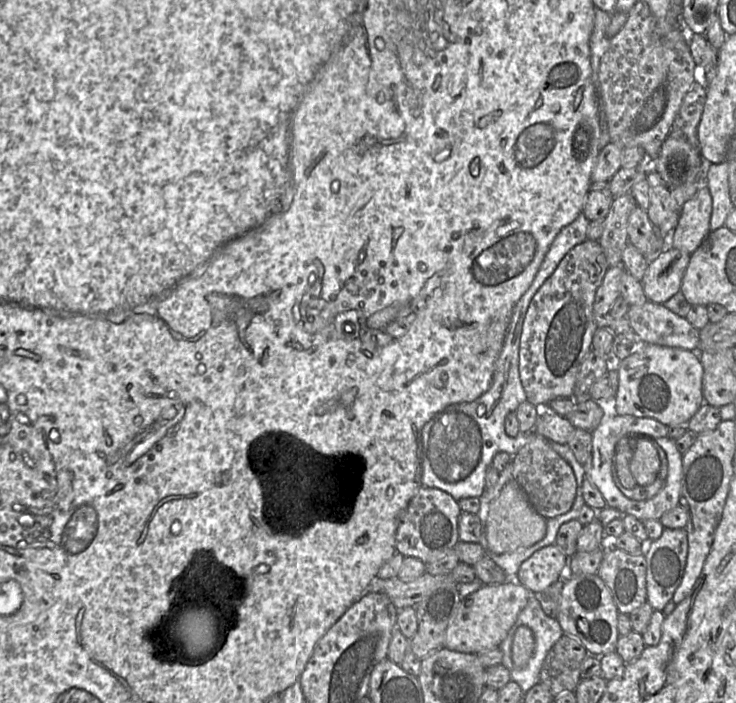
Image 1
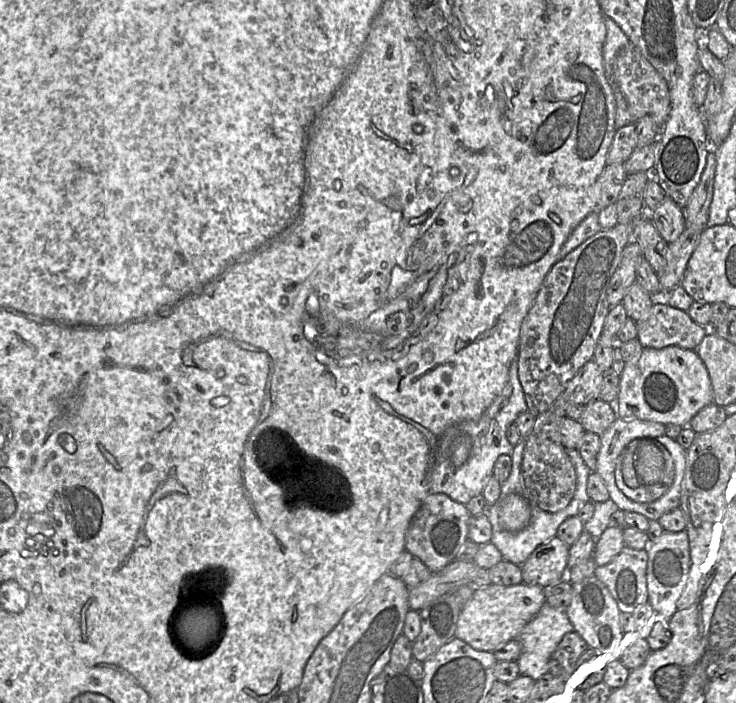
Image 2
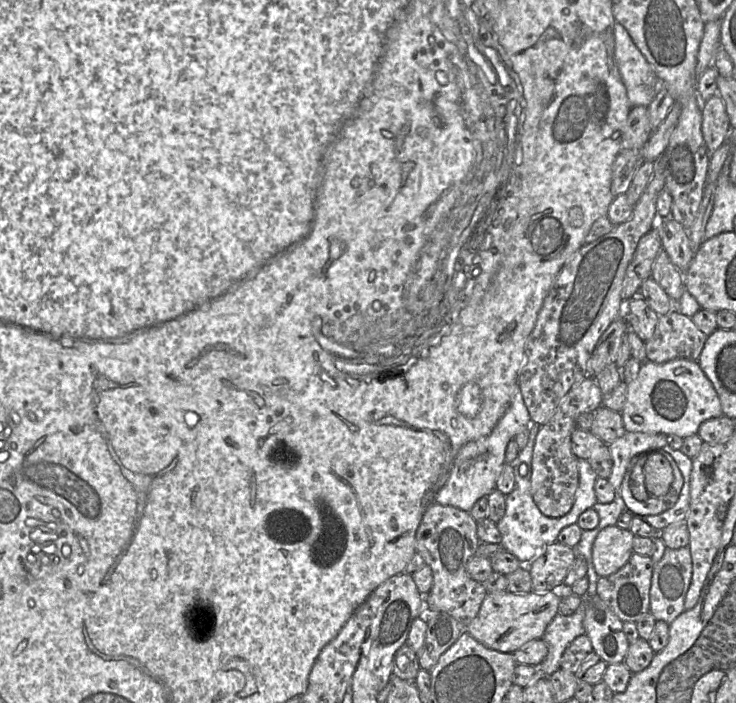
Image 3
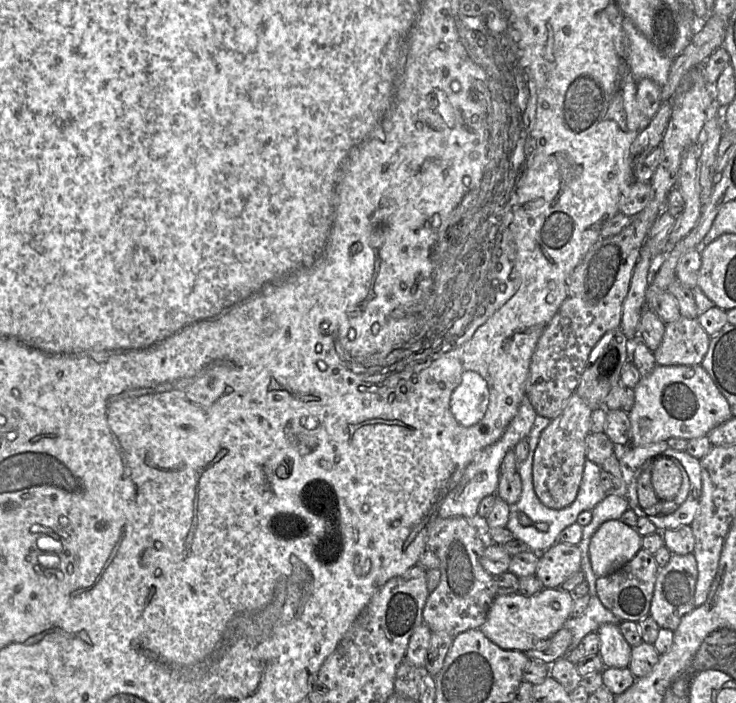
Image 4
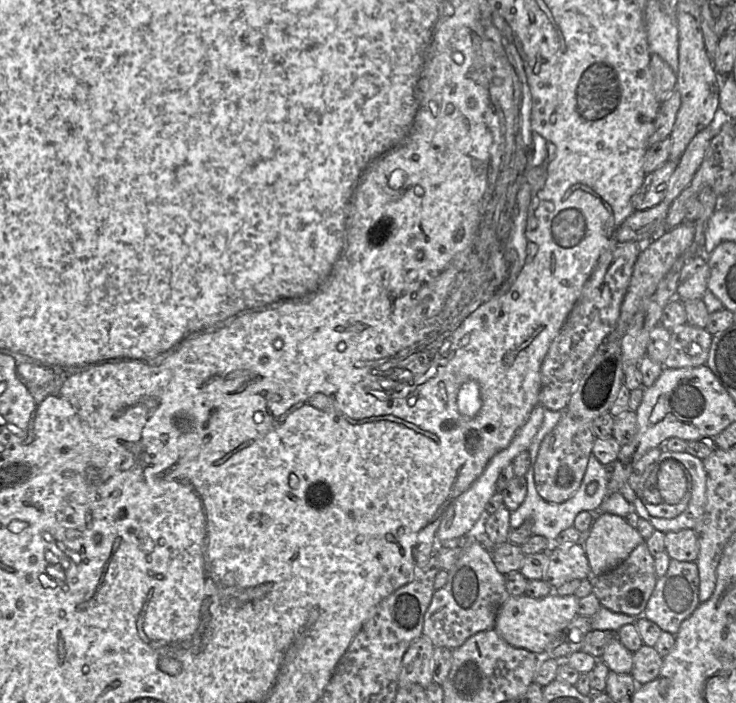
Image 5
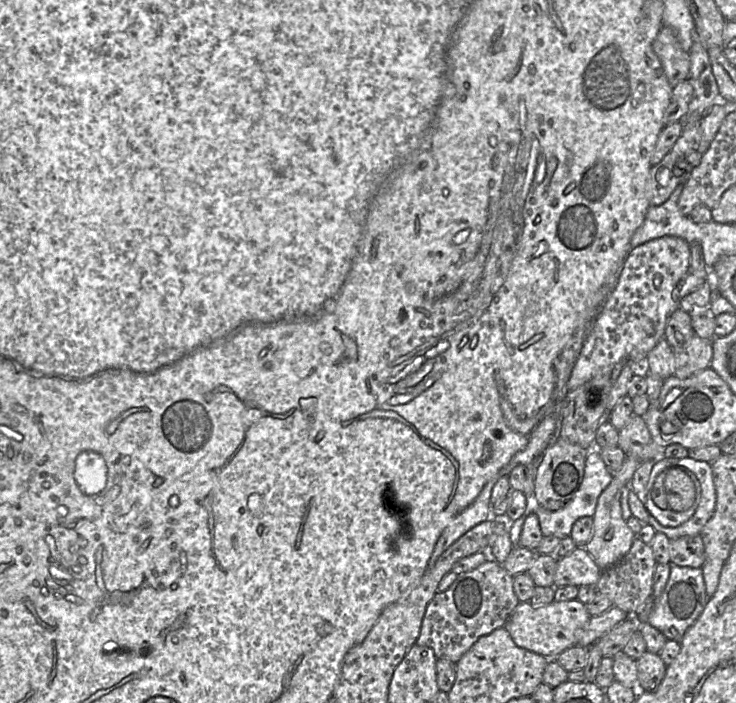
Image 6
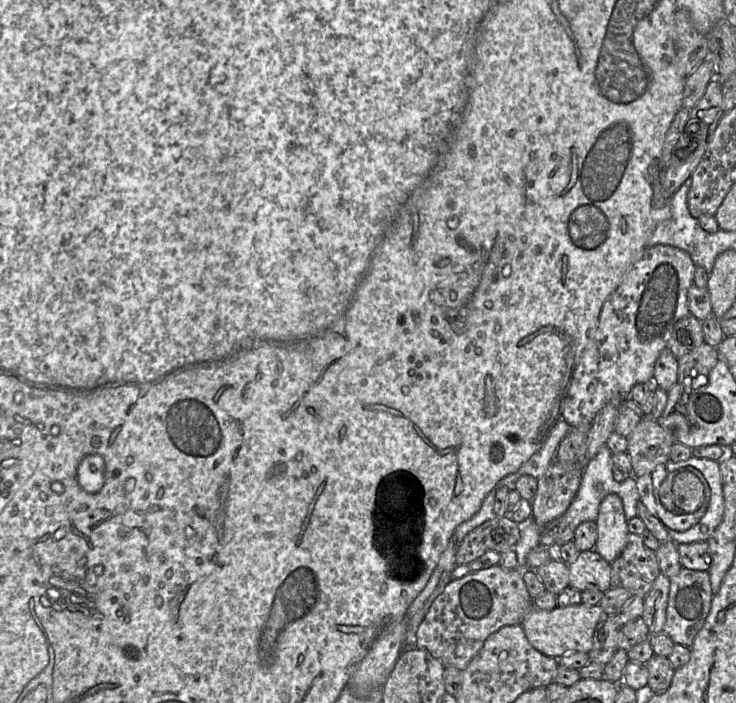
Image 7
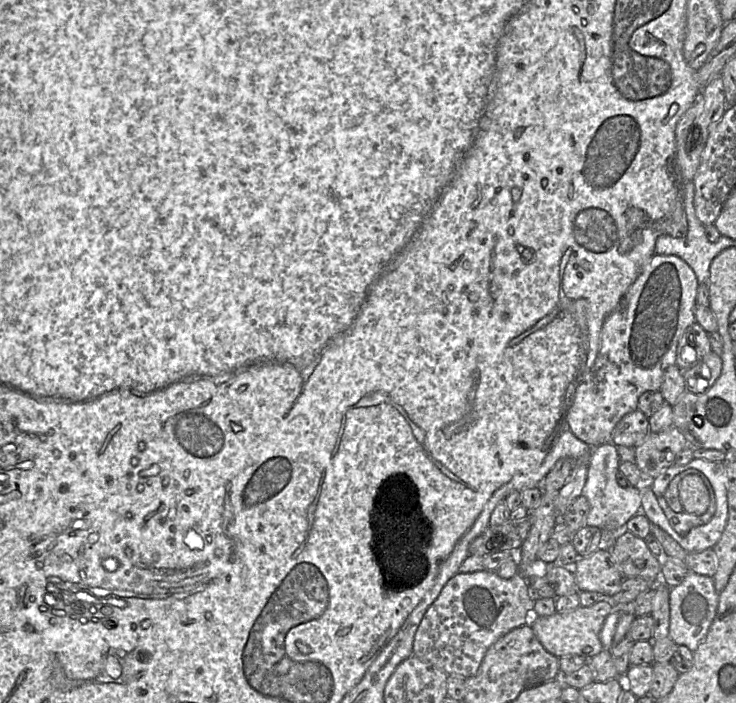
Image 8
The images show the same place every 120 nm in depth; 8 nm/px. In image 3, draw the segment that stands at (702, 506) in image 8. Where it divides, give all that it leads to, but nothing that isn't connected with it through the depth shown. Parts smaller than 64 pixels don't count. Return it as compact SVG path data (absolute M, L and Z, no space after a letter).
M649 452L643 471L649 497L666 495L673 483L673 469L667 458L660 452Z

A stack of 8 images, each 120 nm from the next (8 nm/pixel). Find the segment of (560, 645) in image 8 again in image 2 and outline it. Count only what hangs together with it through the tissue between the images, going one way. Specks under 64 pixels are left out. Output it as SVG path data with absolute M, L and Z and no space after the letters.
M492 583L486 588L475 590L472 598L461 609L455 638L464 641L475 650L494 654L509 642L516 640L545 603L546 595L542 588L524 583L508 587Z

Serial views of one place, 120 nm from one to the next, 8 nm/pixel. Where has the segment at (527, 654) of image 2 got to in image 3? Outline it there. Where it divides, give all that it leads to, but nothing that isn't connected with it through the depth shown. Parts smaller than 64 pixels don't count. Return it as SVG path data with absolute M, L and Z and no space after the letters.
M582 597L581 605L577 608L577 610L572 615L565 616L558 613L553 618L553 620L548 624L541 638L548 647L548 654L546 658L539 665L534 666L536 667L536 670L539 674L542 674L544 676L550 676L555 671L560 669L561 657L565 649L575 638L585 634L585 629L583 626L584 616L585 616L585 609L584 609L583 597Z

